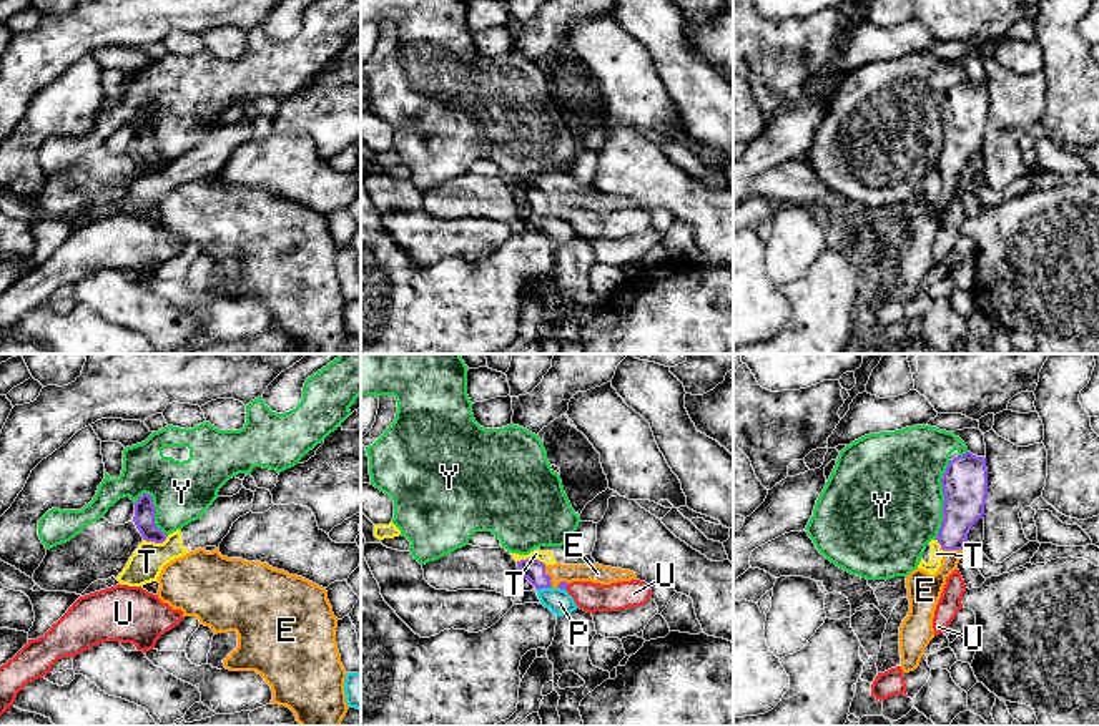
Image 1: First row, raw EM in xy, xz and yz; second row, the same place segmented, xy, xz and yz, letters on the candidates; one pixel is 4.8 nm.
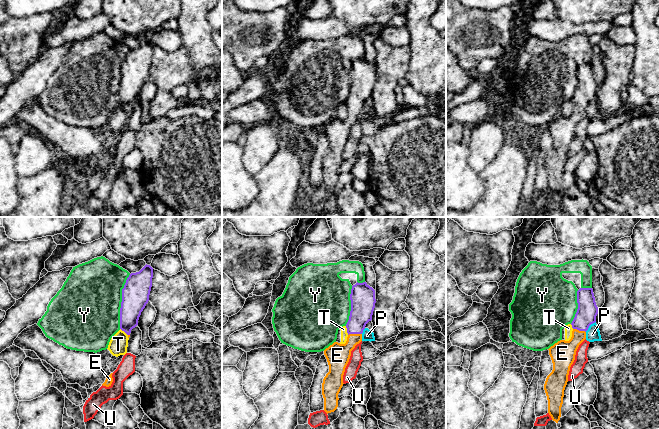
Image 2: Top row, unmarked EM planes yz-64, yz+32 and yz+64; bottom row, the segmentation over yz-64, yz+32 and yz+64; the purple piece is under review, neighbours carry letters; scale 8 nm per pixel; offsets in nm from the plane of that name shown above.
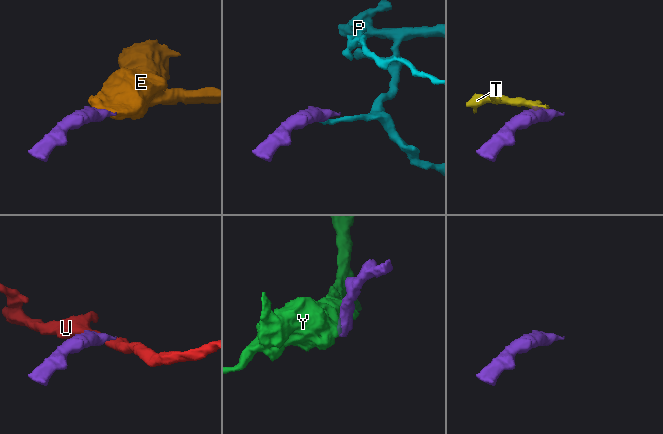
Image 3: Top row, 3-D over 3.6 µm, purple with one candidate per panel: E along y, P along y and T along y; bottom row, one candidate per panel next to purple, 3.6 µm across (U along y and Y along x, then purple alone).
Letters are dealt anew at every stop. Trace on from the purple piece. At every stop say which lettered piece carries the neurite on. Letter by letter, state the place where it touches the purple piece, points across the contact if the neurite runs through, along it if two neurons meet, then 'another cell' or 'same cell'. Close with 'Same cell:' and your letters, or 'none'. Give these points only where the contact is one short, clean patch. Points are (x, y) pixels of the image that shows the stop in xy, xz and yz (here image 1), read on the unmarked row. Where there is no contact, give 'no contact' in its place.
E: contact xz (549, 203); way xz (531, 196), (541, 203), (549, 203), (597, 201); same cell
P: contact xz (544, 215); border xz (551, 213), (537, 218); another cell
T: contact xz (532, 186); border xz (517, 188), (537, 186), (546, 191); another cell
U: contact xz (567, 213); border xz (569, 211), (566, 216); another cell
Y: contact yz (945, 128); another cell
Same cell: E

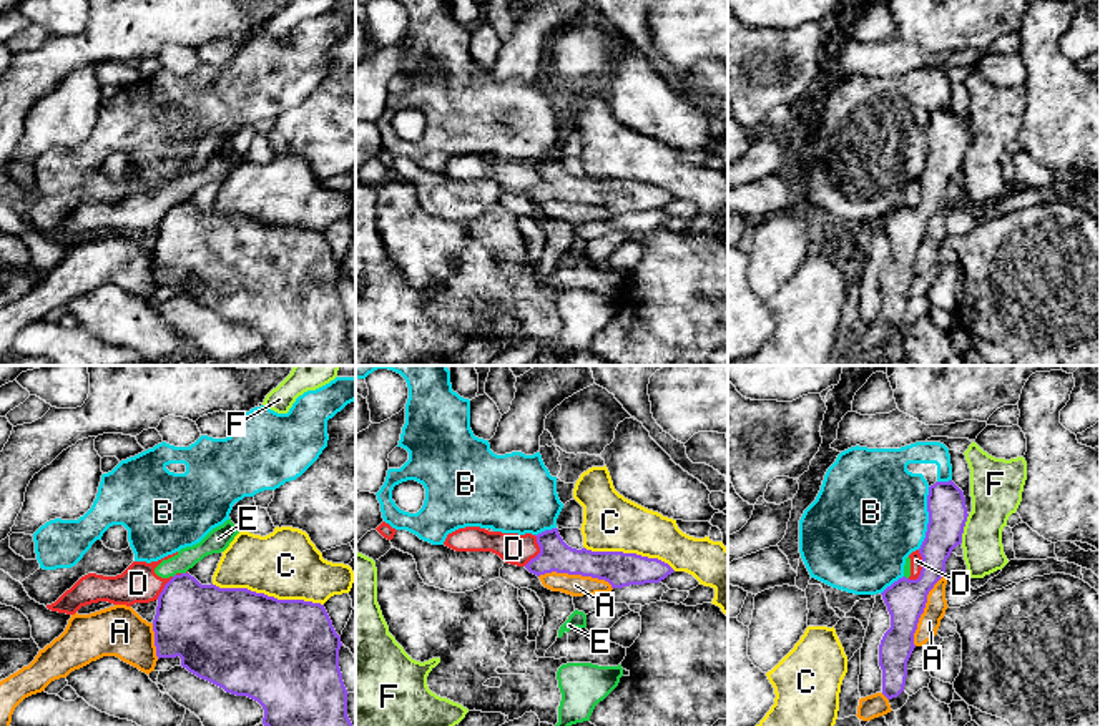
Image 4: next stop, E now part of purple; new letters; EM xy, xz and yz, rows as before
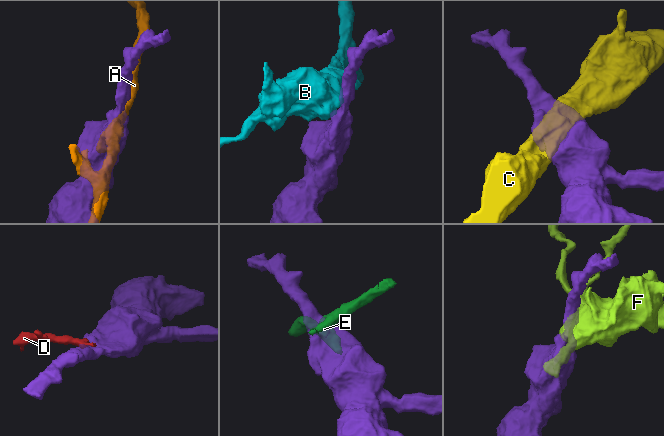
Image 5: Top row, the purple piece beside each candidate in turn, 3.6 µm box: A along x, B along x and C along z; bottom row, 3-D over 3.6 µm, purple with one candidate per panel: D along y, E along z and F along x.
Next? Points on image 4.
A: contact xz (577, 201); another cell
B: contact yz (929, 147); another cell
C: contact xy (266, 223); another cell
D: contact yz (923, 196); border yz (918, 178), (921, 201), (909, 208); another cell
E: contact xy (183, 201); border xy (181, 200), (185, 201); another cell
F: contact yz (962, 156); border yz (969, 142), (961, 170); another cell
Same cell: none

